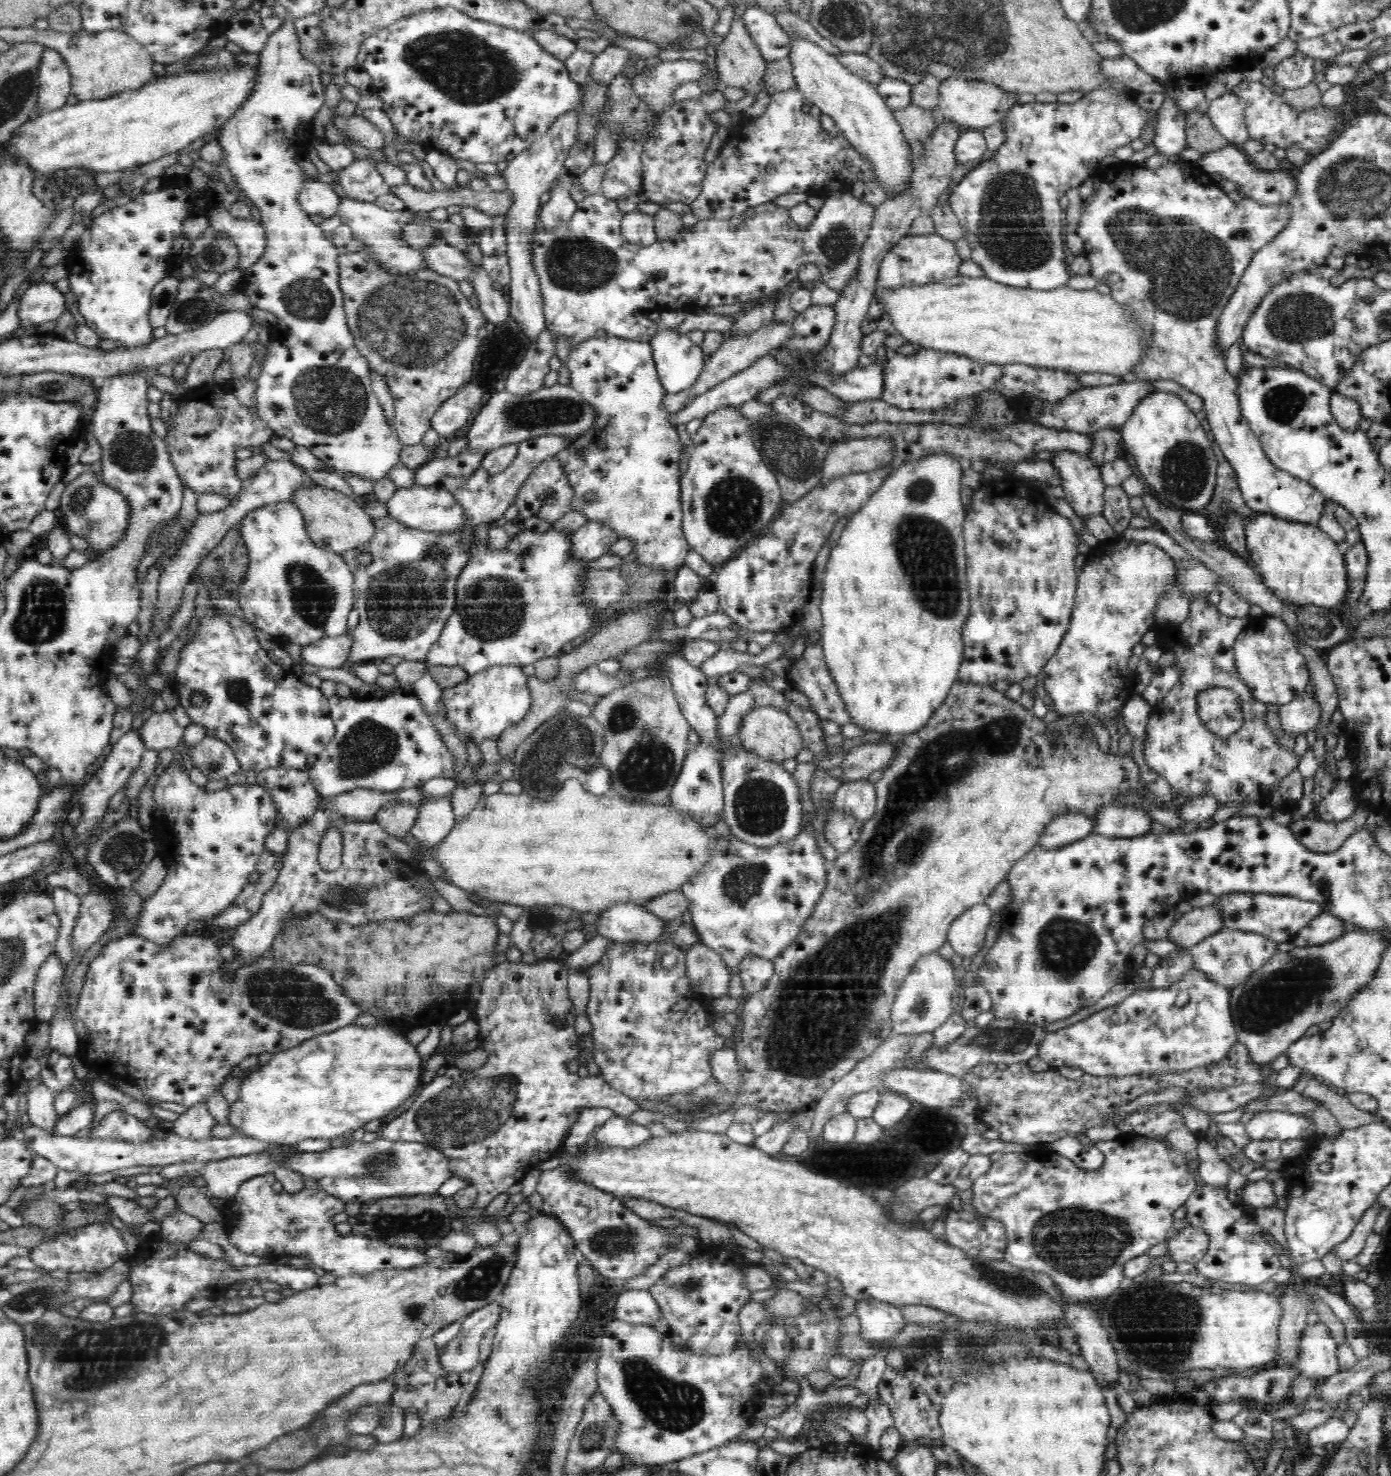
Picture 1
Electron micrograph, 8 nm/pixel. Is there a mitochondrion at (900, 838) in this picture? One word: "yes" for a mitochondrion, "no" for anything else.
yes

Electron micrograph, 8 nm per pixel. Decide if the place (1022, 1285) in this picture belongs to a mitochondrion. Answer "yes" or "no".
yes

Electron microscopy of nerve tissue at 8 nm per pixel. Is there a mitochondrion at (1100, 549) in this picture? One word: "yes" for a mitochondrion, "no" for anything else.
no

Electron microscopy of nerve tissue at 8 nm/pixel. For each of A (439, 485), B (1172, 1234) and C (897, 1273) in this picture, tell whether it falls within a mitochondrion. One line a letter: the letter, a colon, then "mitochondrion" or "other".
A: other
B: other
C: other

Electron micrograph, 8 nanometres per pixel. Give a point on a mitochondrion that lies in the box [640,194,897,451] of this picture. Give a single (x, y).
(837, 244)

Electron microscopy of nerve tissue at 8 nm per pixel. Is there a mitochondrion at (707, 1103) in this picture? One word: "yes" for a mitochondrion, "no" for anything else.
yes

